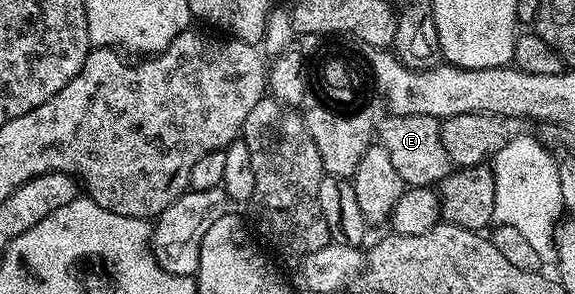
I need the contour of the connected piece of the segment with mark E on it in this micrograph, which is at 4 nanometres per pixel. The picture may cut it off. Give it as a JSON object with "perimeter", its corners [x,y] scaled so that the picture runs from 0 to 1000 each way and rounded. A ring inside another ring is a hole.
{"perimeter":[[[670,391],[652,439],[654,476],[680,527],[680,558],[711,636],[758,633],[784,582],[777,510],[770,503],[767,412],[750,391]]]}

